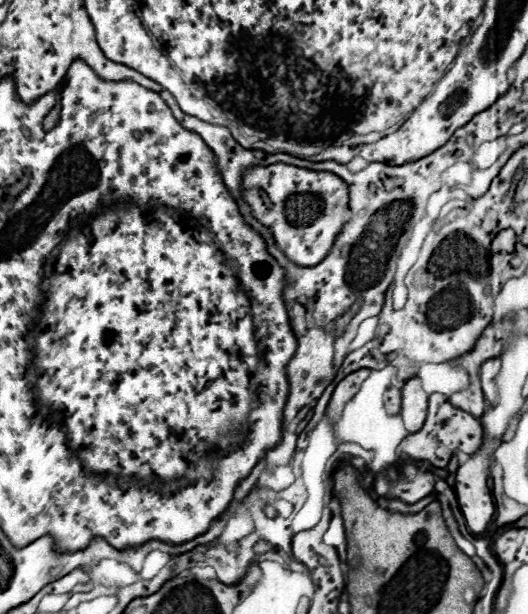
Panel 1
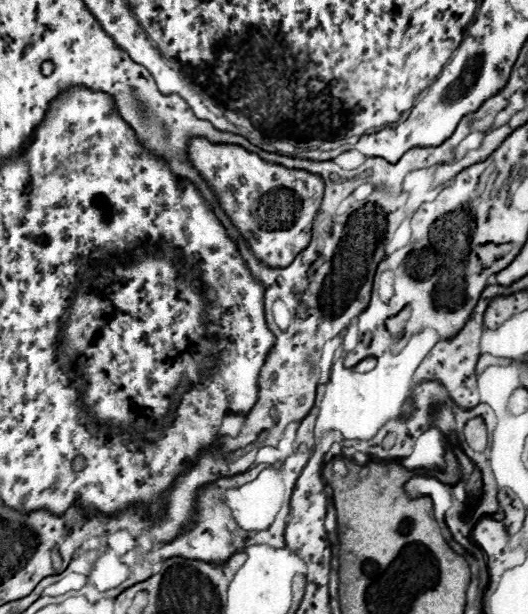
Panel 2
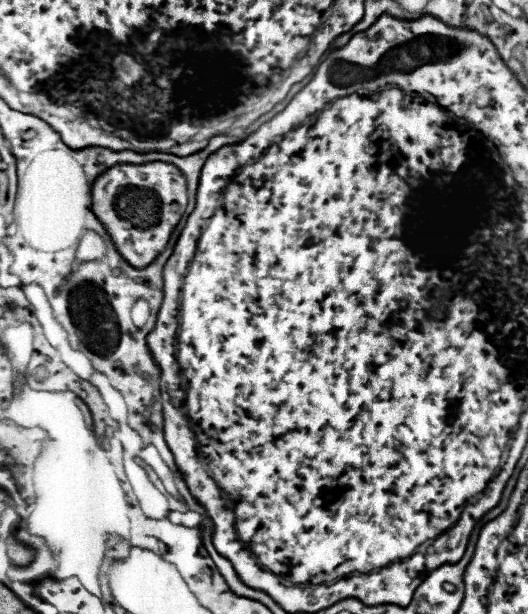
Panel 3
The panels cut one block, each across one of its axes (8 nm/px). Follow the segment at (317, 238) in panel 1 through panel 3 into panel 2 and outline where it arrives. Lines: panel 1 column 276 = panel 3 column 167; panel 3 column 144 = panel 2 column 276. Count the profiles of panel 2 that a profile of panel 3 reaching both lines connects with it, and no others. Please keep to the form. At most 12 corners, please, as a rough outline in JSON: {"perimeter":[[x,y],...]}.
{"perimeter":[[242,146],[190,160],[254,254],[288,266],[312,240],[324,180]]}

